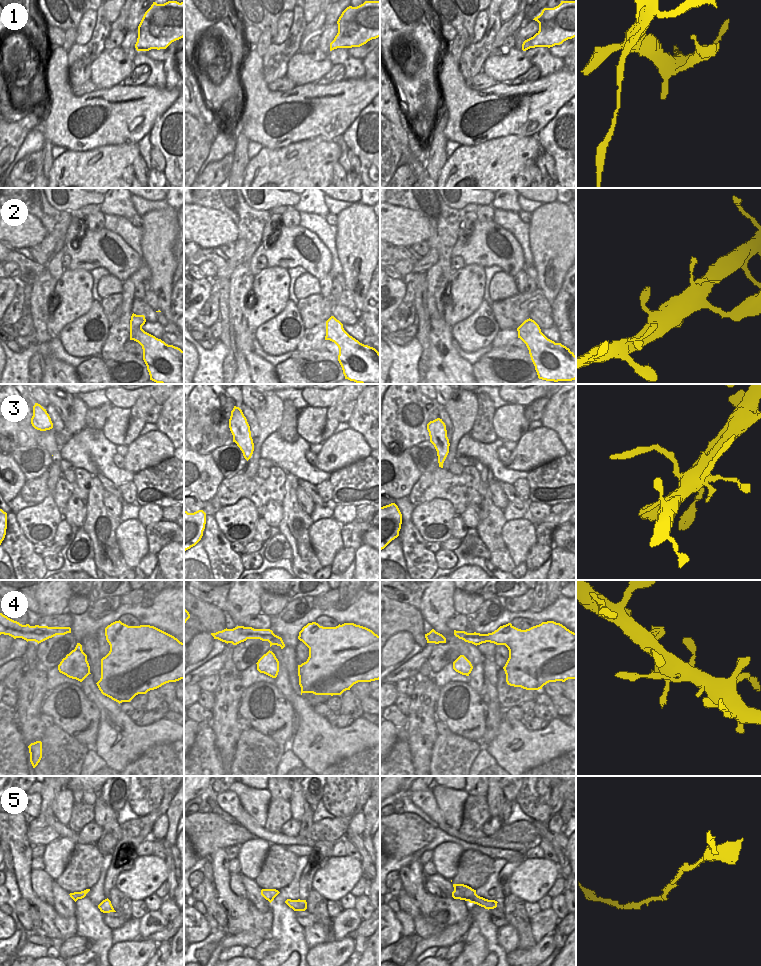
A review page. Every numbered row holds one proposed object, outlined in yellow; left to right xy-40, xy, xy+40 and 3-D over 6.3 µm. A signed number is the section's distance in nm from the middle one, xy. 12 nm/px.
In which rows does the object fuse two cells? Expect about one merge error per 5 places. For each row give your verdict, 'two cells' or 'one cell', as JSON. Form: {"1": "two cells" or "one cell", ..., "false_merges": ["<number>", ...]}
{"1": "one cell", "2": "one cell", "3": "two cells", "4": "two cells", "5": "one cell", "false_merges": ["3", "4"]}

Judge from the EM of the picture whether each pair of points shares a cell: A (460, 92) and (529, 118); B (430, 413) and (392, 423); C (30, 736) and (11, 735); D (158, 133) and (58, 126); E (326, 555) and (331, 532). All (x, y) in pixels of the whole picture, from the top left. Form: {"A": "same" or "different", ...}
{"A": "same", "B": "same", "C": "different", "D": "different", "E": "same"}

